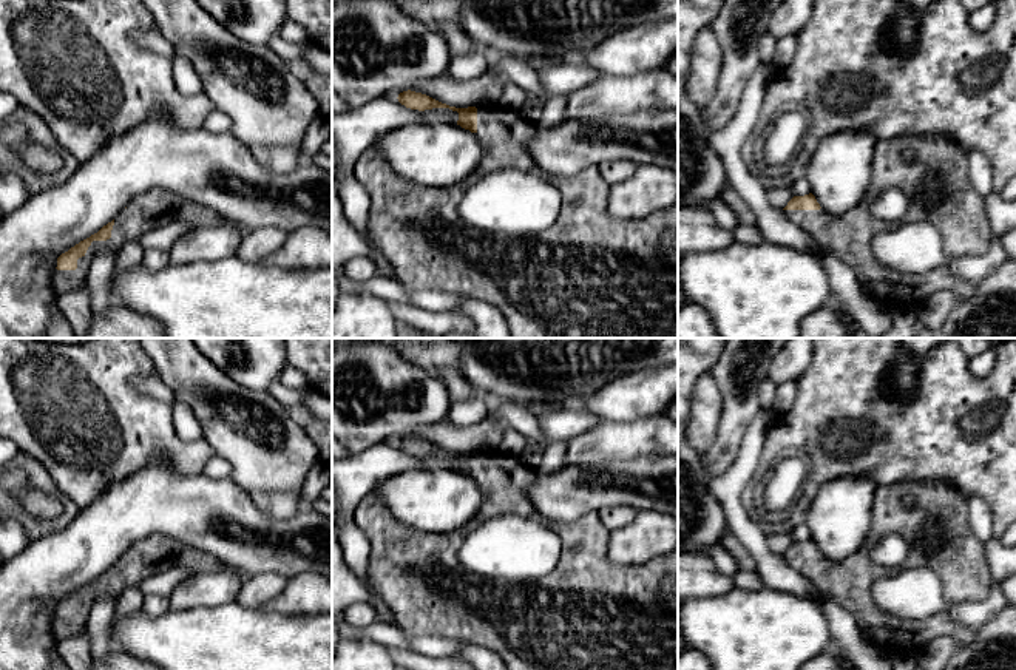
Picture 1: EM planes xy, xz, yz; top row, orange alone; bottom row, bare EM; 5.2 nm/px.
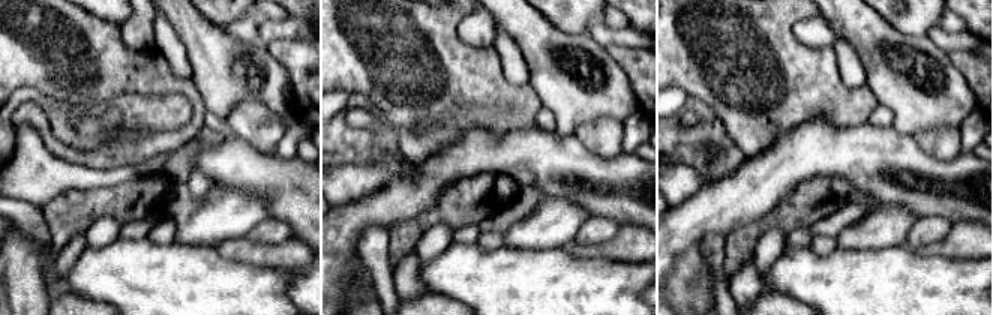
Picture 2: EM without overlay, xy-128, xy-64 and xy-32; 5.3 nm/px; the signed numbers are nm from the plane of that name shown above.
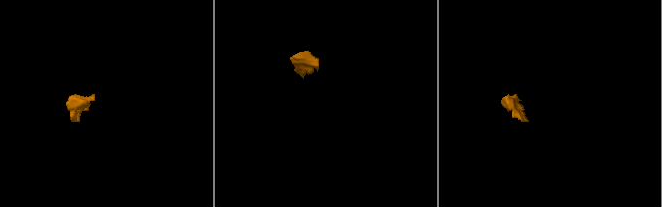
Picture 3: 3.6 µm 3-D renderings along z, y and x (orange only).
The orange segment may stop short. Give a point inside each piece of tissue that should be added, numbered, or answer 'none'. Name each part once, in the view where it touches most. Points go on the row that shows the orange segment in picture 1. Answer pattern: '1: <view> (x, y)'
1: xy (156, 207)

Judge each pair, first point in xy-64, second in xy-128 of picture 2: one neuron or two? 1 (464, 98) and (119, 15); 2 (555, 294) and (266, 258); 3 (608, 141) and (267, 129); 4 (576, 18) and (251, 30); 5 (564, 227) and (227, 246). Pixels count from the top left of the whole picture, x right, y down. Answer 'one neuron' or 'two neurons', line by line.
1: two neurons
2: two neurons
3: one neuron
4: two neurons
5: two neurons

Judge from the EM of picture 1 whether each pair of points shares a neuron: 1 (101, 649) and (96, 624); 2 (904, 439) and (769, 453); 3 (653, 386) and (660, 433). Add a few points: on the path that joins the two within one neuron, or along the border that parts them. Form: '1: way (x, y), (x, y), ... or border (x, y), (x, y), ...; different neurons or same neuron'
1: way (99, 642), (98, 630); same neuron
2: way (870, 416), (828, 416), (819, 423), (803, 426); same neuron
3: border (661, 414), (623, 422); different neurons

